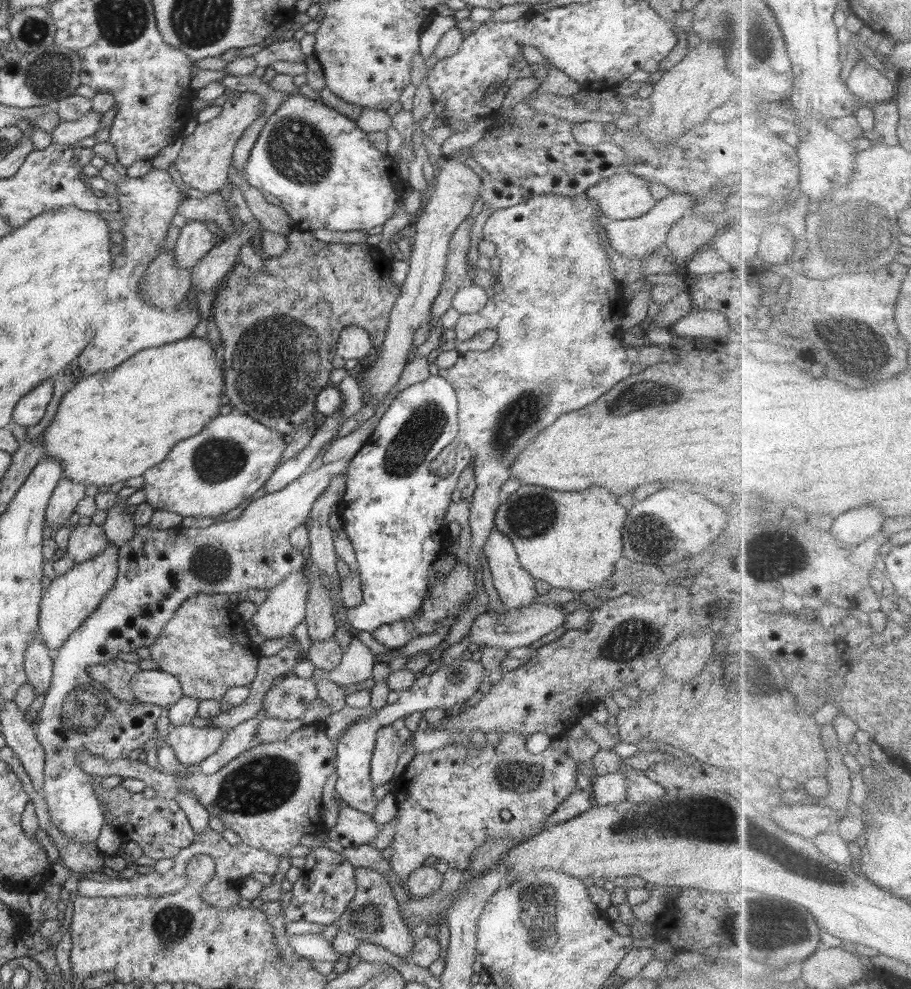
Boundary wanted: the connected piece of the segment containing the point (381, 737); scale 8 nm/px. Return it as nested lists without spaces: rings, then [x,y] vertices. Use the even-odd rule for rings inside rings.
[[[392,725],[377,730],[370,766],[370,778],[374,788],[383,786],[397,777],[395,769],[405,746],[396,732]]]

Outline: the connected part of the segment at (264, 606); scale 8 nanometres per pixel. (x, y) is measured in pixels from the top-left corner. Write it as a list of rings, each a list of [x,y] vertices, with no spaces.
[[[306,569],[292,572],[278,587],[268,589],[266,600],[257,605],[250,621],[266,641],[290,636],[305,619],[307,576]]]

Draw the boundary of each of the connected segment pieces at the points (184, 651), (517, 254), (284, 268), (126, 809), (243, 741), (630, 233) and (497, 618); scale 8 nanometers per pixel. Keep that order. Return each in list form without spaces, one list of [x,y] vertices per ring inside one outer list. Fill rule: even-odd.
[[[196,592],[182,601],[164,625],[161,638],[149,646],[159,669],[181,682],[183,696],[222,701],[229,688],[248,687],[257,675],[260,656],[235,607],[228,595]]]
[[[539,194],[520,204],[494,211],[484,224],[483,239],[494,242],[496,256],[500,258],[496,277],[504,290],[493,292],[482,310],[471,316],[461,315],[453,330],[458,341],[470,340],[484,330],[496,330],[498,339],[489,351],[459,354],[458,362],[451,369],[440,368],[438,372],[457,394],[460,446],[467,445],[472,451],[471,465],[477,487],[472,502],[469,502],[473,537],[470,555],[465,562],[470,565],[470,572],[476,572],[479,554],[483,552],[490,531],[495,528],[501,488],[512,475],[510,467],[516,457],[556,418],[592,404],[634,372],[620,330],[620,320],[628,305],[623,297],[624,284],[615,279],[611,260],[598,241],[598,220],[596,222],[595,218],[599,219],[601,215],[595,201],[584,194]]]
[[[298,228],[287,234],[285,239],[287,242],[286,250],[280,256],[264,259],[263,269],[253,271],[249,266],[238,263],[233,268],[233,271],[229,271],[229,274],[217,291],[217,296],[214,297],[214,308],[212,308],[212,319],[214,319],[214,324],[220,331],[220,338],[222,339],[224,380],[226,380],[224,382],[224,394],[228,396],[230,406],[234,406],[235,411],[251,416],[260,424],[264,424],[272,431],[281,433],[283,436],[290,435],[292,431],[296,431],[300,424],[305,422],[305,419],[311,420],[311,415],[315,408],[316,395],[322,389],[331,386],[330,373],[334,370],[332,361],[337,355],[336,346],[340,332],[346,326],[364,328],[370,334],[372,345],[375,348],[380,348],[385,340],[386,330],[388,330],[391,310],[401,292],[391,277],[392,259],[386,257],[376,246],[368,245],[368,243],[355,244],[353,241],[347,243],[325,243],[316,239],[312,235],[312,231],[300,231]]]
[[[92,777],[94,794],[102,804],[106,823],[116,830],[122,843],[138,844],[143,855],[155,861],[175,859],[180,851],[192,846],[196,837],[195,831],[176,800],[162,800],[157,797],[147,800],[142,792],[129,792],[122,785],[106,790],[100,782],[101,778]]]
[[[261,709],[256,716],[227,731],[215,752],[199,764],[200,772],[206,776],[212,776],[218,770],[226,767],[226,764],[234,760],[239,754],[246,752],[246,749],[257,744],[259,724],[266,717],[266,713]]]
[[[670,194],[657,201],[657,203],[644,216],[628,220],[614,220],[608,223],[605,229],[611,248],[629,259],[644,260],[656,247],[665,244],[668,232],[688,212],[692,212],[694,200],[686,194]]]
[[[532,603],[524,607],[516,607],[508,609],[506,608],[502,612],[496,613],[495,611],[485,611],[479,614],[477,618],[472,622],[472,626],[469,631],[471,636],[471,649],[481,649],[484,646],[488,648],[505,648],[510,651],[513,648],[519,646],[529,646],[536,640],[540,640],[542,636],[546,636],[552,630],[556,630],[559,626],[562,626],[566,614],[562,610],[562,604],[560,603]]]

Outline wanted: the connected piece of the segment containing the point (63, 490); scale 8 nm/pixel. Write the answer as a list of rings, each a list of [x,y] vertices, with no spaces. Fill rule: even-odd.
[[[63,476],[56,485],[45,510],[46,537],[57,532],[56,526],[66,526],[78,503],[86,496],[86,486]]]

